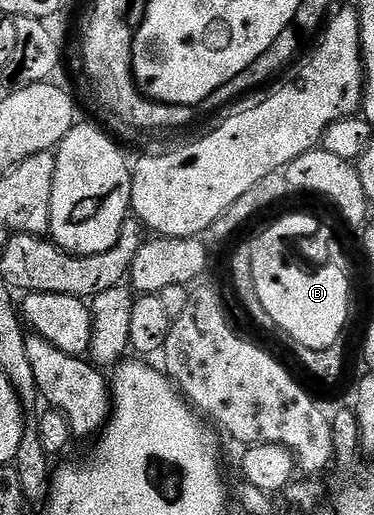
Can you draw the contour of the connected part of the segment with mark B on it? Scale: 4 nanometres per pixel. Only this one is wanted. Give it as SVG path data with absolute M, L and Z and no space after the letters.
M291 213L288 217L283 217L280 221L275 221L255 242L249 245L251 251L251 266L253 267L253 287L257 287L257 299L261 299L261 307L265 307L265 311L269 311L269 319L273 319L275 329L278 332L288 333L293 340L296 341L296 346L304 349L328 349L333 347L333 343L337 343L343 336L343 328L347 325L347 312L351 309L351 291L353 291L353 281L343 281L343 273L339 273L339 269L323 269L323 273L307 273L307 269L299 269L299 265L295 265L295 261L291 261L291 256L285 252L287 250L286 241L291 237L299 237L299 233L307 233L313 227L316 218L307 213Z

